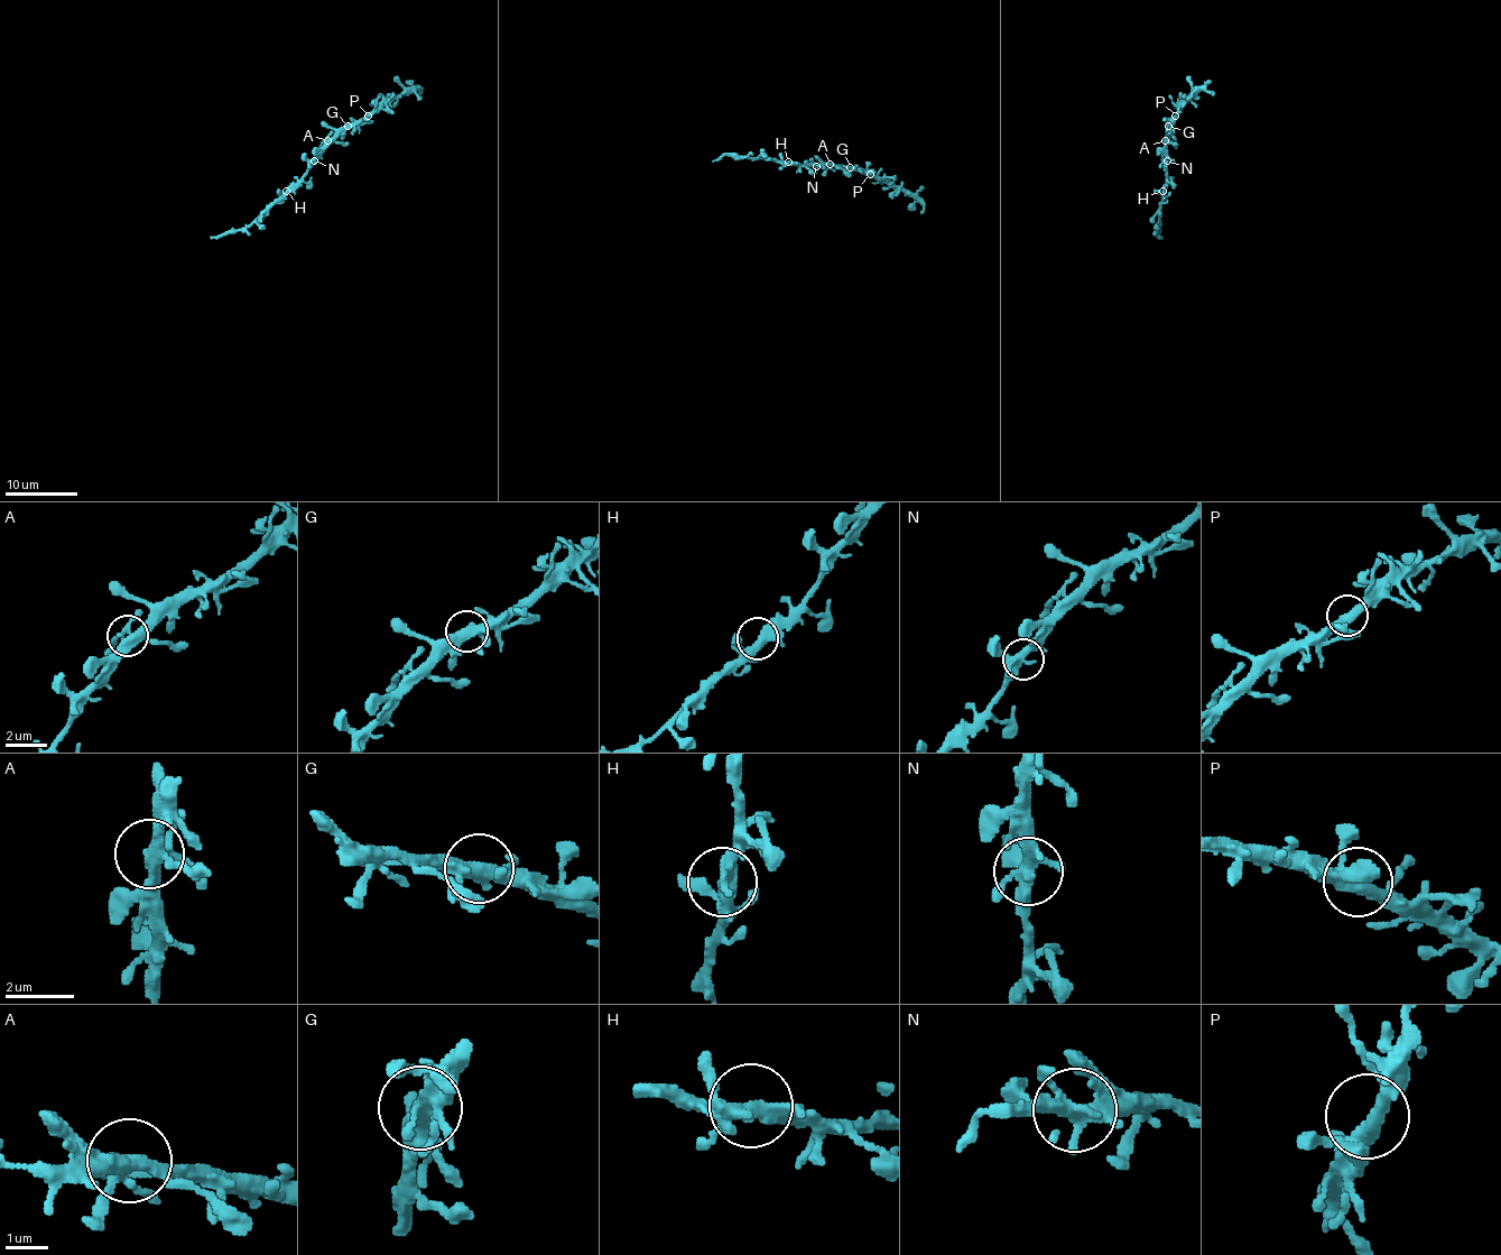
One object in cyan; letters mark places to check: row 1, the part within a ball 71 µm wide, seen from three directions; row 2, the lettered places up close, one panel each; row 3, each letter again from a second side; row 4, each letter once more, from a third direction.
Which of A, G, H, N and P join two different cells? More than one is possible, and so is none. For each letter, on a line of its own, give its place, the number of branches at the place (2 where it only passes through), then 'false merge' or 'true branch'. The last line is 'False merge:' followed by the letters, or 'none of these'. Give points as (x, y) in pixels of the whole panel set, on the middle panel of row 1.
A: at (830, 164); 5 branches meet; true branch
G: at (850, 167); 5 branches meet; true branch
H: at (788, 162); 5 branches meet; true branch
N: at (816, 166); 5 branches meet; true branch
P: at (870, 174); 3 branches meet; true branch
False merge: none of these

